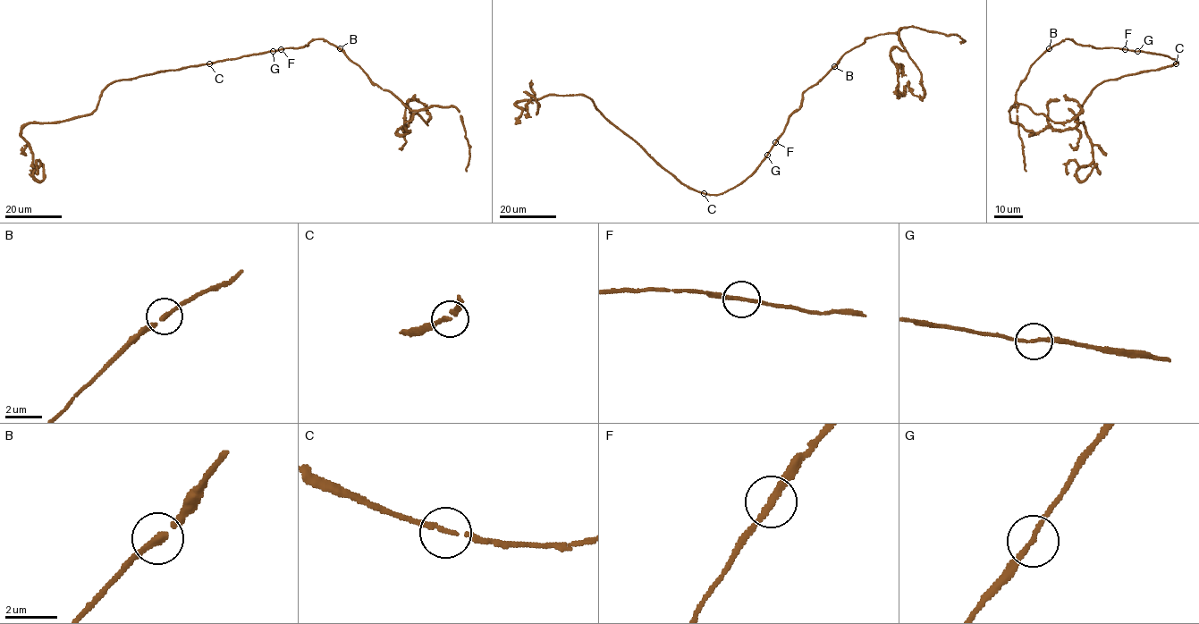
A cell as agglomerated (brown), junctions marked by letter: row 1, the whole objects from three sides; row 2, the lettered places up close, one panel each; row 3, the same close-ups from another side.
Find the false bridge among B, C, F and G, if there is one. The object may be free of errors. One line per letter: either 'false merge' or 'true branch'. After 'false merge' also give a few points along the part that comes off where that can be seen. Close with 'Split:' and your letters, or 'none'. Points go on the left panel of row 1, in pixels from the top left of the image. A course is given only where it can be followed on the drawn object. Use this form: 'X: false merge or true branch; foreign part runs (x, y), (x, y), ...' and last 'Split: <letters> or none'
B: true branch
C: true branch
F: true branch
G: true branch
Split: none

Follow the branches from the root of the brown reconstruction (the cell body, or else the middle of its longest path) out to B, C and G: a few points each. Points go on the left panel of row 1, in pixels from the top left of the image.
B: (254, 54), (302, 47), (315, 39), (326, 40), (340, 48)
C: (254, 54), (209, 63)
G: (254, 54), (273, 51)

